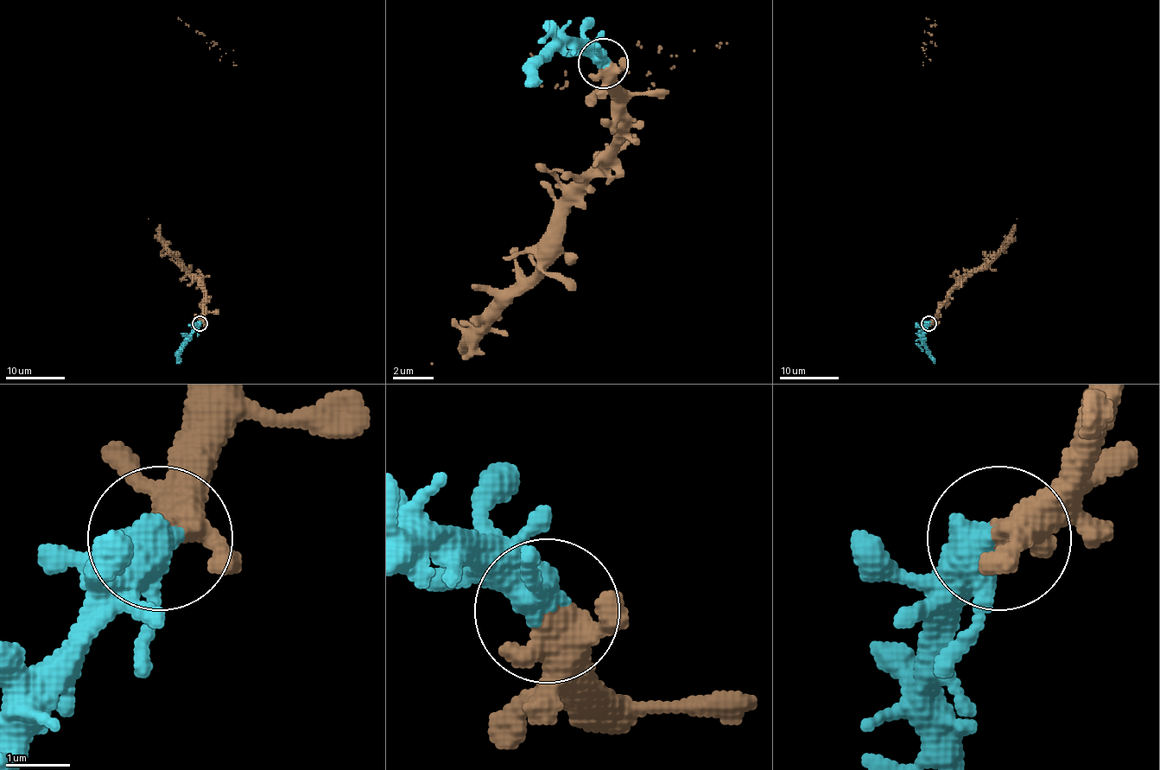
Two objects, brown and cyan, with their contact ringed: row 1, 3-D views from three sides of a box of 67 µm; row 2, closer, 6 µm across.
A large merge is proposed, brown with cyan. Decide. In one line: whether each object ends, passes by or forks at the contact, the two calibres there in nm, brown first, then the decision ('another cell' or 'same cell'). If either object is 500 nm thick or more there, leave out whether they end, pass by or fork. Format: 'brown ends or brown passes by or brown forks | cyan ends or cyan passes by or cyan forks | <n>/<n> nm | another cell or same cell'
440/500 nm | same cell

